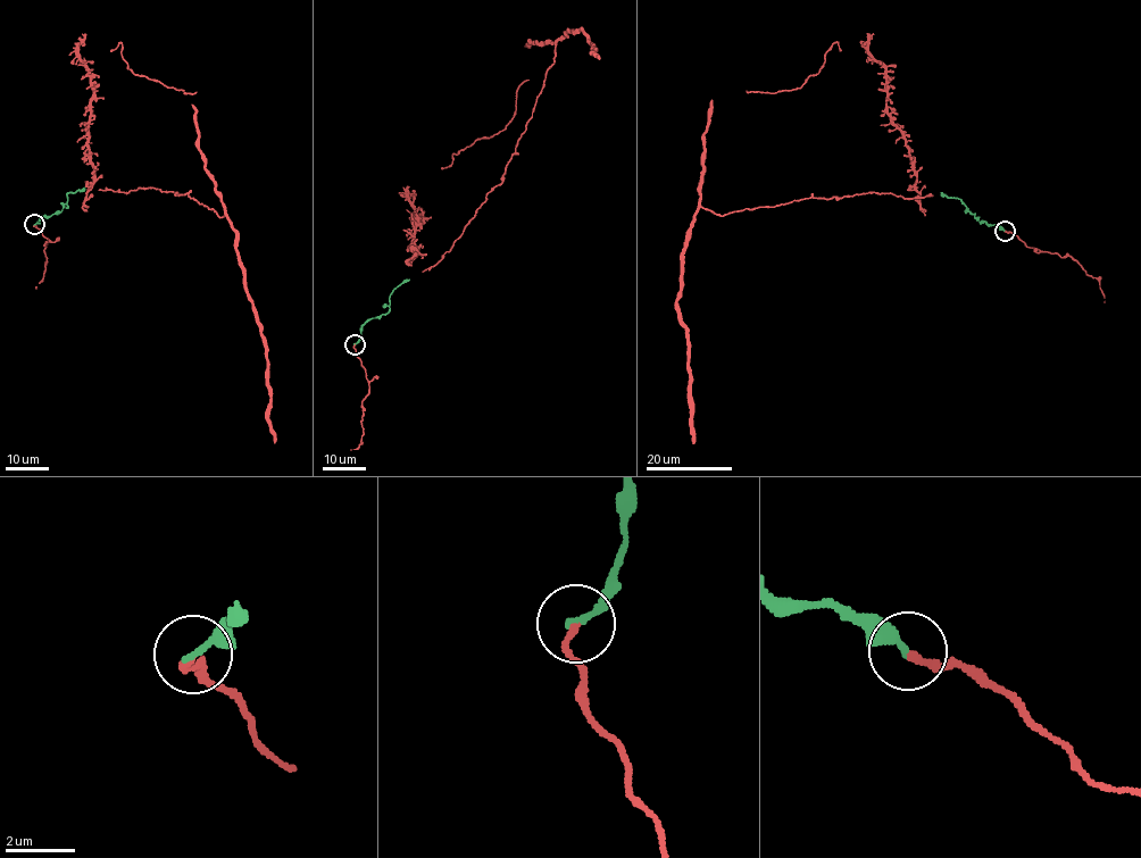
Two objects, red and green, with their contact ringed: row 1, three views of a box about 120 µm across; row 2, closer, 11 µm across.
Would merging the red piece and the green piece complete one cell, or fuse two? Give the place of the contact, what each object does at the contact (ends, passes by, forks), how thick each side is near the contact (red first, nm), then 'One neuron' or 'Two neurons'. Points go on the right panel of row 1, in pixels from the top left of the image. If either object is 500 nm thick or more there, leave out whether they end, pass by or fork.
Place: (1005, 231). At the ring red ends. At the ring green ends. Thickness 190 nm (red) against 200 nm. One neuron

